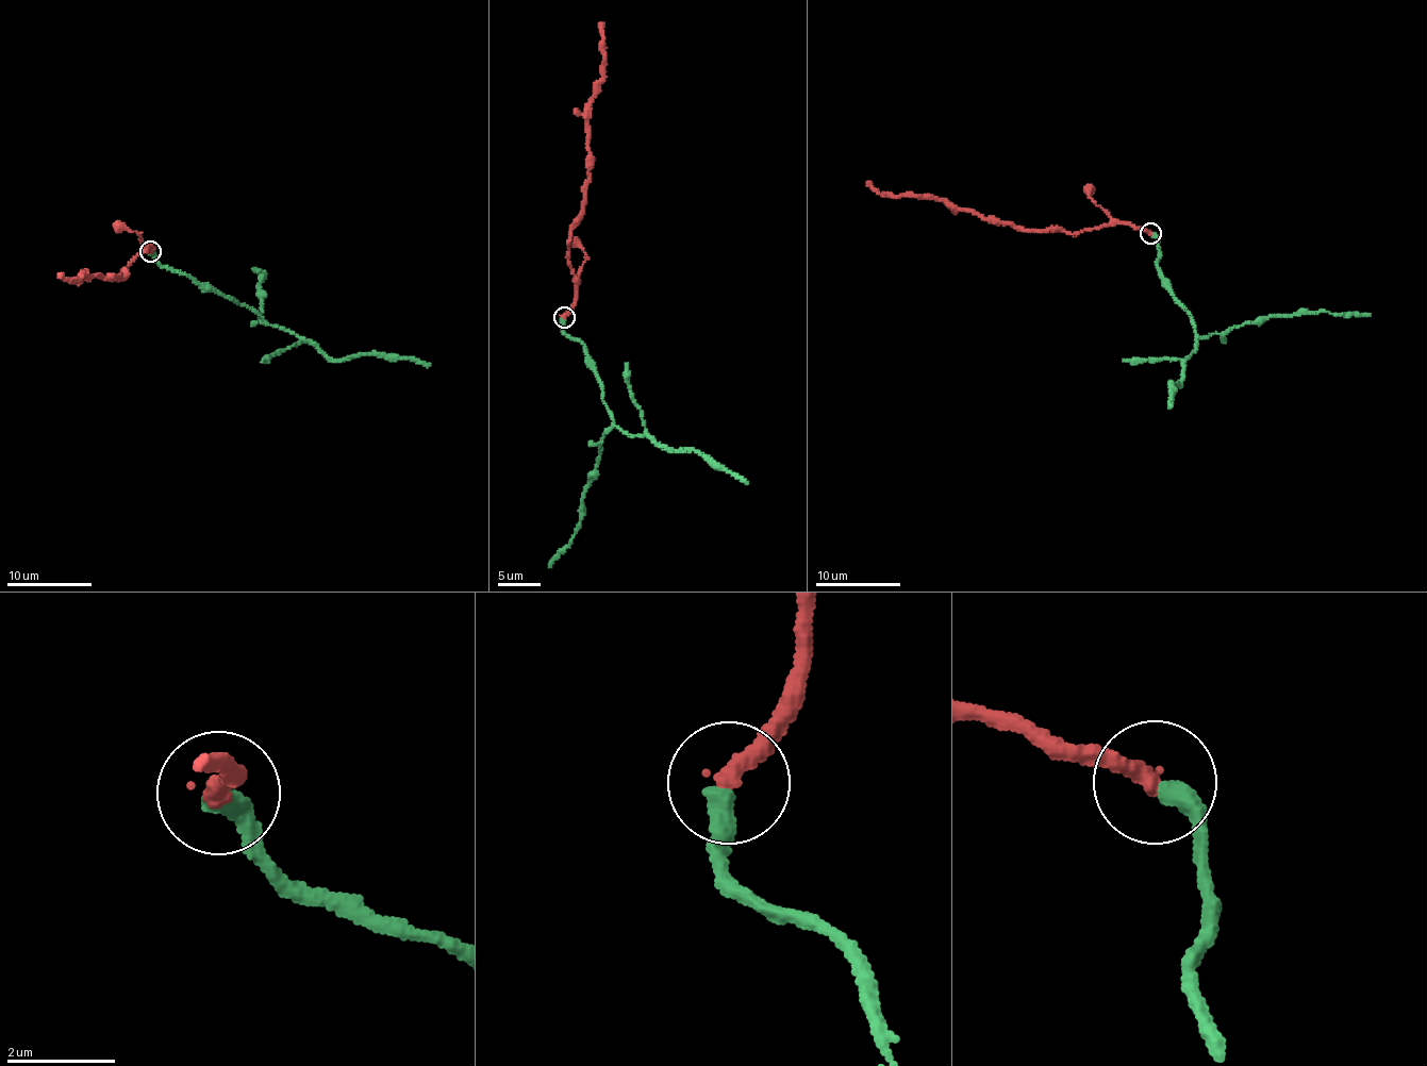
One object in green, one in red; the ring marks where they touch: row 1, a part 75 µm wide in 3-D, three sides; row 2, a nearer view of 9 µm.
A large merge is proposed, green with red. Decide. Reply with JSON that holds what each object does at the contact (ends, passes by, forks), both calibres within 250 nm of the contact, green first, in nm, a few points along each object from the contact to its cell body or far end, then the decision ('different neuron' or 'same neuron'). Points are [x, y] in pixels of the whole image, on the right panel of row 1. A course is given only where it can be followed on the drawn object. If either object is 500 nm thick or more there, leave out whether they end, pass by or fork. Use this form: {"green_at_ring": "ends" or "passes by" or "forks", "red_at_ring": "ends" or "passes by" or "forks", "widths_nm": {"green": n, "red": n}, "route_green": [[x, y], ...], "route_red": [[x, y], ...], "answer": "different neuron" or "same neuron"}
{"green_at_ring": "ends", "red_at_ring": "ends", "widths_nm": {"green": 400, "red": 340}, "route_green": [[1151, 233], [1160, 252], [1156, 262], [1184, 305], [1197, 339], [1182, 360], [1179, 383], [1168, 383], [1172, 406]], "route_red": [[1151, 233], [1129, 225], [1109, 222], [1066, 233], [1013, 228], [951, 210], [944, 203], [876, 194], [868, 181]], "answer": "same neuron"}

